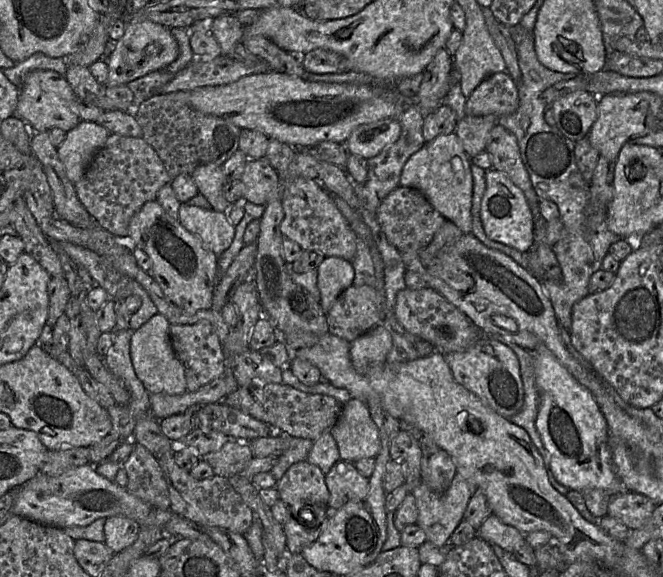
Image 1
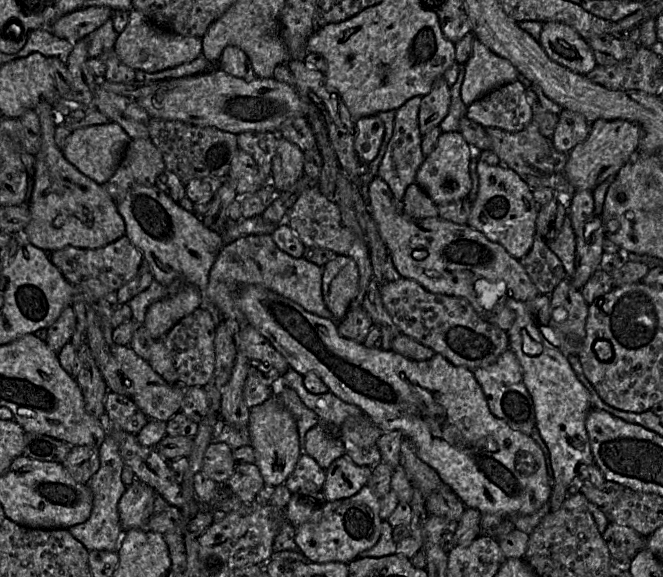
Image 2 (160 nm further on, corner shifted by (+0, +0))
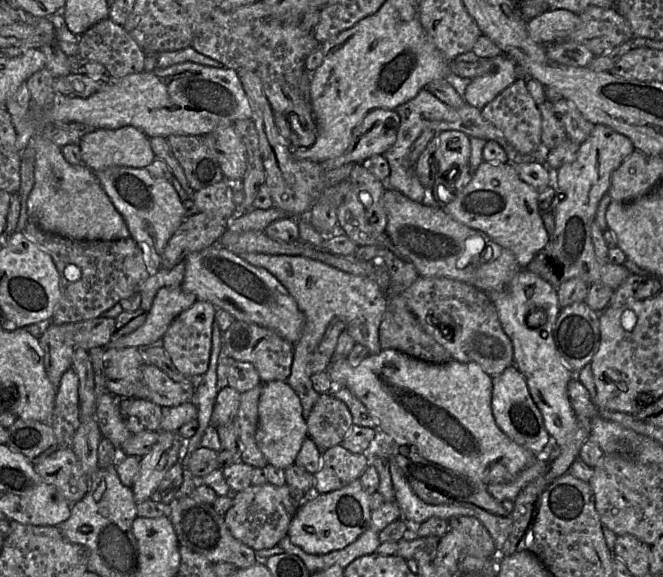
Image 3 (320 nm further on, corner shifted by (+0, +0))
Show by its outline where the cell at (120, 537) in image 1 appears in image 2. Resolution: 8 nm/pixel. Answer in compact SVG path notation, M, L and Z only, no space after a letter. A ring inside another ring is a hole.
M135 479L122 495L118 512L123 532L133 528L147 529L147 522L153 514L156 491L147 483Z

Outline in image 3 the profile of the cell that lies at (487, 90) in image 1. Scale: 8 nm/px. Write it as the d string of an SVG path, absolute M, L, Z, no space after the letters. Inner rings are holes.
M518 78L481 109L482 117L499 129L506 140L521 154L538 153L542 148L542 117L538 105L528 92L527 78Z

